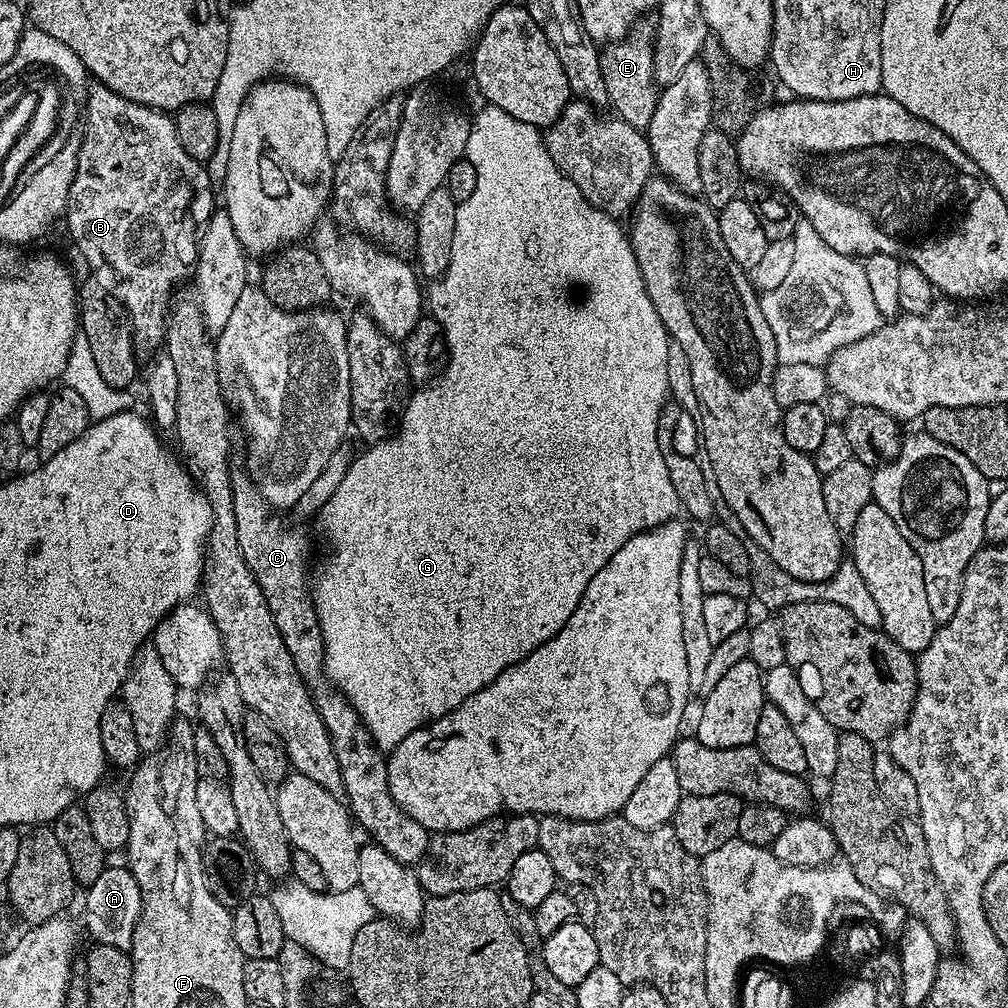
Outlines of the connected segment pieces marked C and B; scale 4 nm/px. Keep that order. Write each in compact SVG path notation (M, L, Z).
M236 470L232 473L232 494L234 500L234 522L238 532L238 546L242 548L242 558L246 560L246 566L256 576L256 582L266 600L266 606L270 608L270 614L274 620L274 626L278 628L278 634L282 636L282 642L286 644L286 650L290 652L290 658L294 660L294 666L299 670L300 677L308 685L312 699L316 701L316 709L326 726L326 730L332 739L334 758L338 758L338 770L342 770L342 786L344 787L343 799L346 807L355 823L360 824L369 832L371 839L390 858L398 858L398 862L415 866L426 854L430 833L422 827L410 814L406 814L394 802L390 794L390 782L388 781L388 762L385 753L372 740L372 735L366 730L366 726L360 721L360 715L356 713L351 703L345 696L341 696L338 689L328 683L322 669L324 667L324 639L320 633L320 623L316 617L316 605L312 603L310 591L310 576L304 571L308 568L308 555L312 548L304 537L300 528L287 528L284 525L283 515L277 514L272 505L262 498L262 494L256 488L256 483L248 477L247 471Z
M93 83L87 89L86 103L82 108L82 135L80 138L80 153L78 154L78 166L74 174L74 182L70 186L68 195L68 206L66 209L66 221L68 220L68 232L72 235L72 240L76 243L78 251L84 255L84 260L88 263L91 279L97 280L122 306L128 315L128 321L132 324L132 341L136 347L137 353L156 354L161 351L164 343L164 326L170 311L170 305L173 303L174 295L172 291L183 282L184 279L193 275L196 266L196 253L198 251L198 228L192 225L192 220L188 217L188 211L192 208L192 199L196 196L199 188L204 188L208 184L208 176L204 173L205 165L196 160L178 142L176 133L176 121L169 113L162 112L158 108L147 108L138 102L130 102L118 94L114 94L104 84Z

